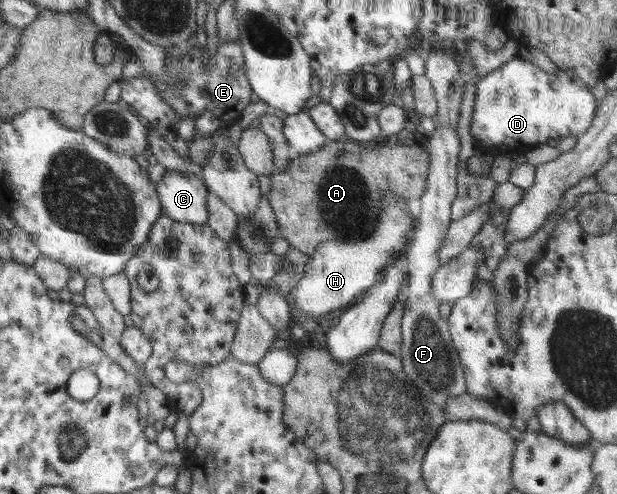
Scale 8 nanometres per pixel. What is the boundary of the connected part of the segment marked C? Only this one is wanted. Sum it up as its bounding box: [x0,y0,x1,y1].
[156,169,207,224]

